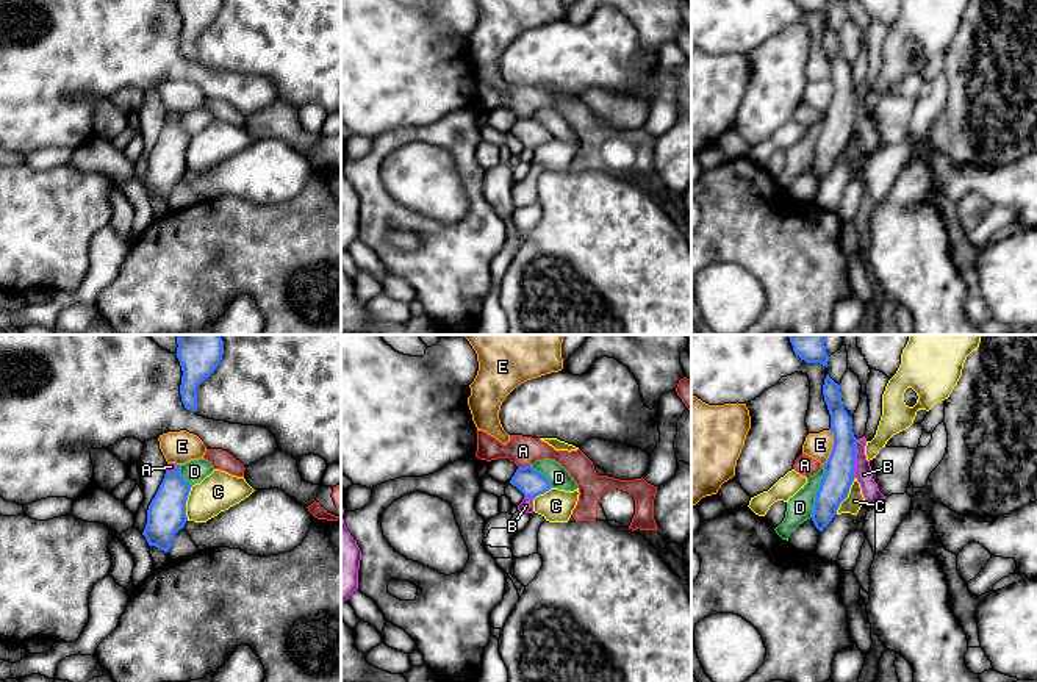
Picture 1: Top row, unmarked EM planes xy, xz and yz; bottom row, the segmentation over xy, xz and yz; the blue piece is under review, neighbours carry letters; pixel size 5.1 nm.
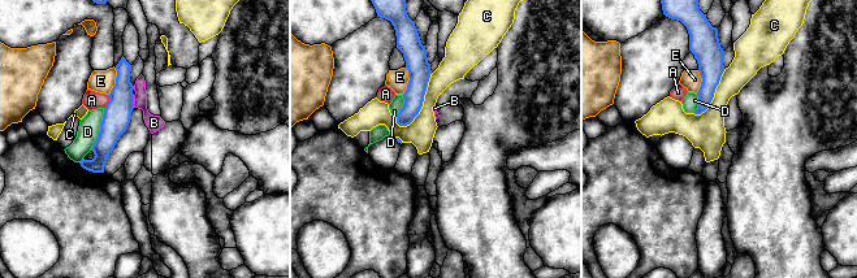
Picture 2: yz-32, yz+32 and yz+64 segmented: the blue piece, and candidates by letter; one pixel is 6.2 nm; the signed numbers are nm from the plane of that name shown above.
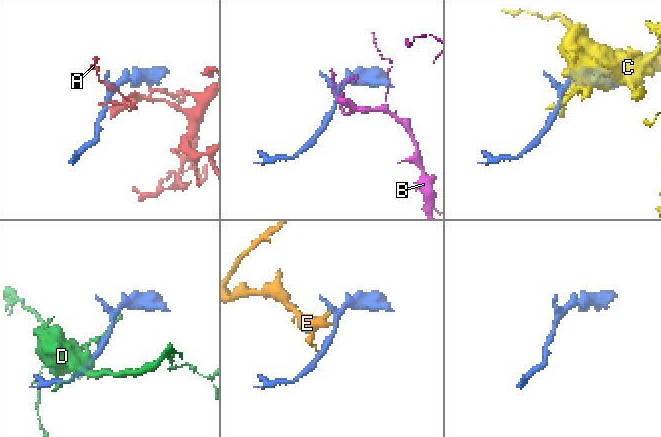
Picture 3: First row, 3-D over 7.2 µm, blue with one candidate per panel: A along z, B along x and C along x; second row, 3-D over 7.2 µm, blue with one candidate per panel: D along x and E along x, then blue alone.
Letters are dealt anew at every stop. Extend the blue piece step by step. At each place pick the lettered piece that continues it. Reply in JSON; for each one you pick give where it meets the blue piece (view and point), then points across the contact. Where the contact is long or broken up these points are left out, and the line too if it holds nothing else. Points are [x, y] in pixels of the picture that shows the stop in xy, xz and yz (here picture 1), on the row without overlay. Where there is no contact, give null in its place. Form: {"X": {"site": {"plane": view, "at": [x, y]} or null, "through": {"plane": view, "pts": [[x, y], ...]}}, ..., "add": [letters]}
{"add": []}

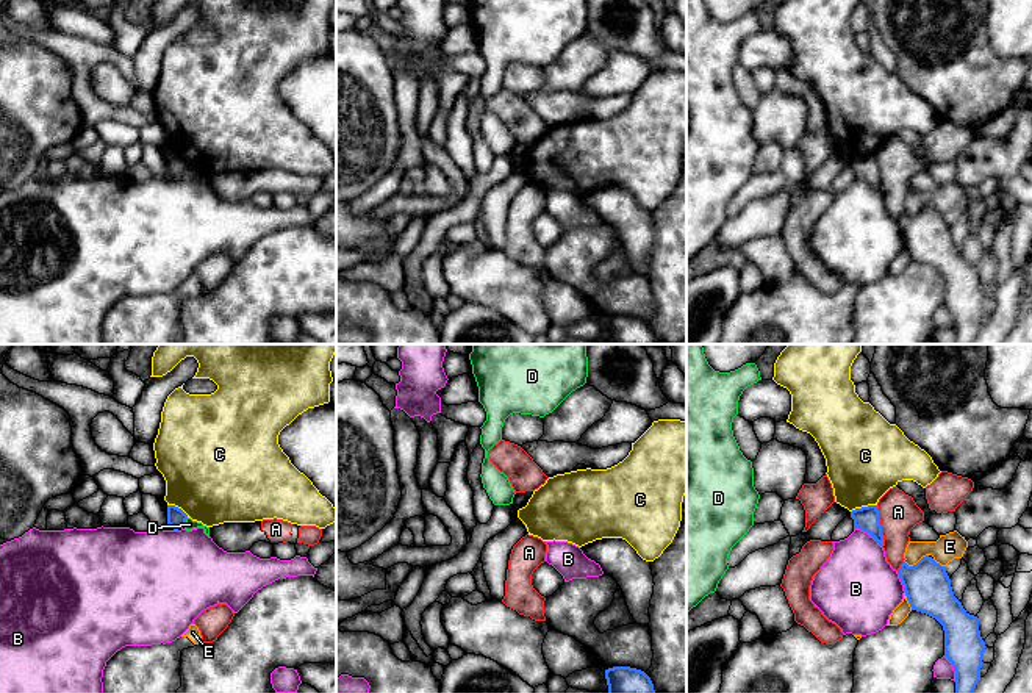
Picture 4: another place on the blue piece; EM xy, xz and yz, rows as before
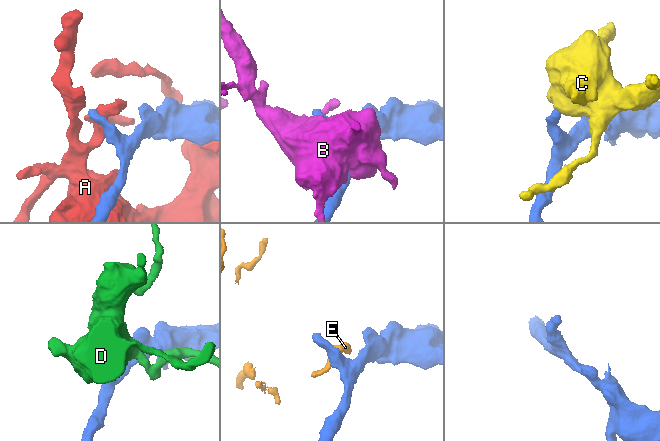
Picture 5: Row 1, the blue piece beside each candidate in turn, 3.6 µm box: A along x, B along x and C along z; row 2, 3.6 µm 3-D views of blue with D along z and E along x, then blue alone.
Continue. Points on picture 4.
{"add": []}

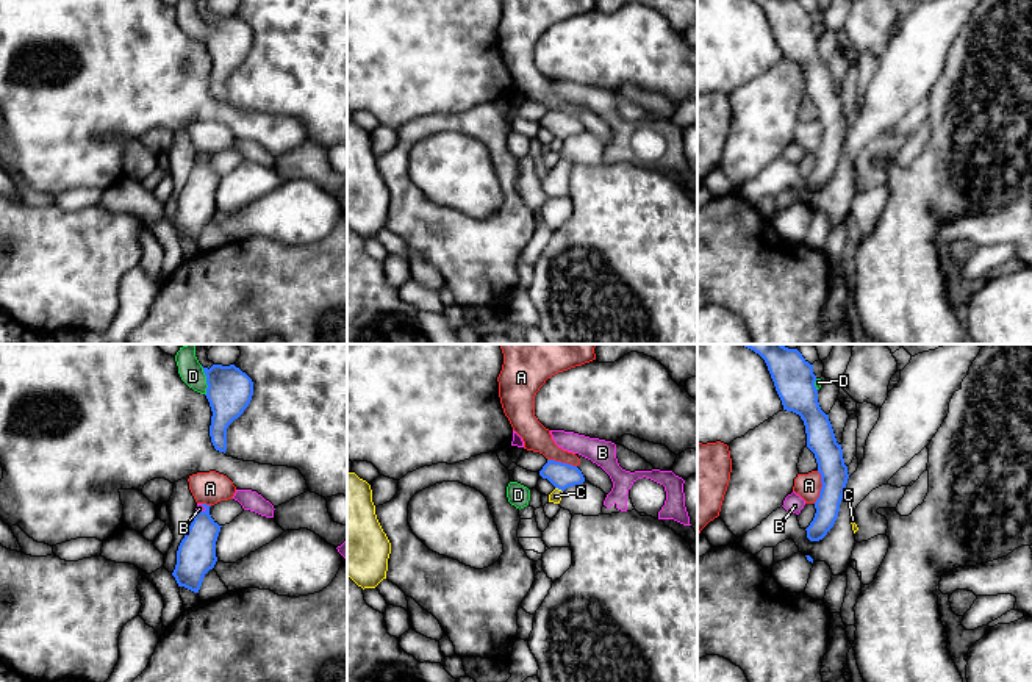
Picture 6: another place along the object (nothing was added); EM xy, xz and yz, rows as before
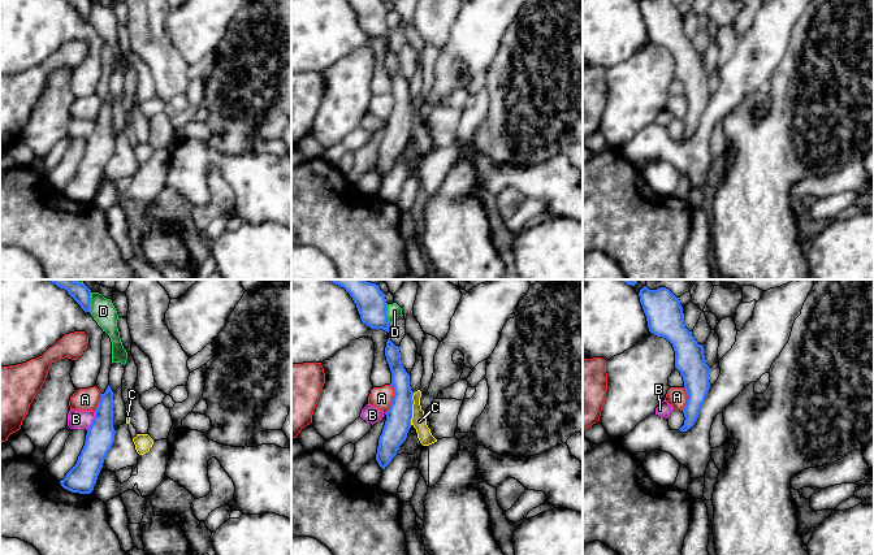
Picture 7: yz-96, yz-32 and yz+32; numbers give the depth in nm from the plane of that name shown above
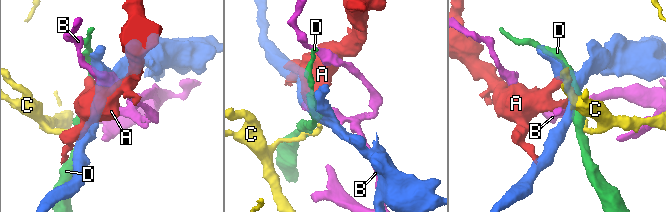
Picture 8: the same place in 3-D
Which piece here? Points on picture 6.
{"add": []}

